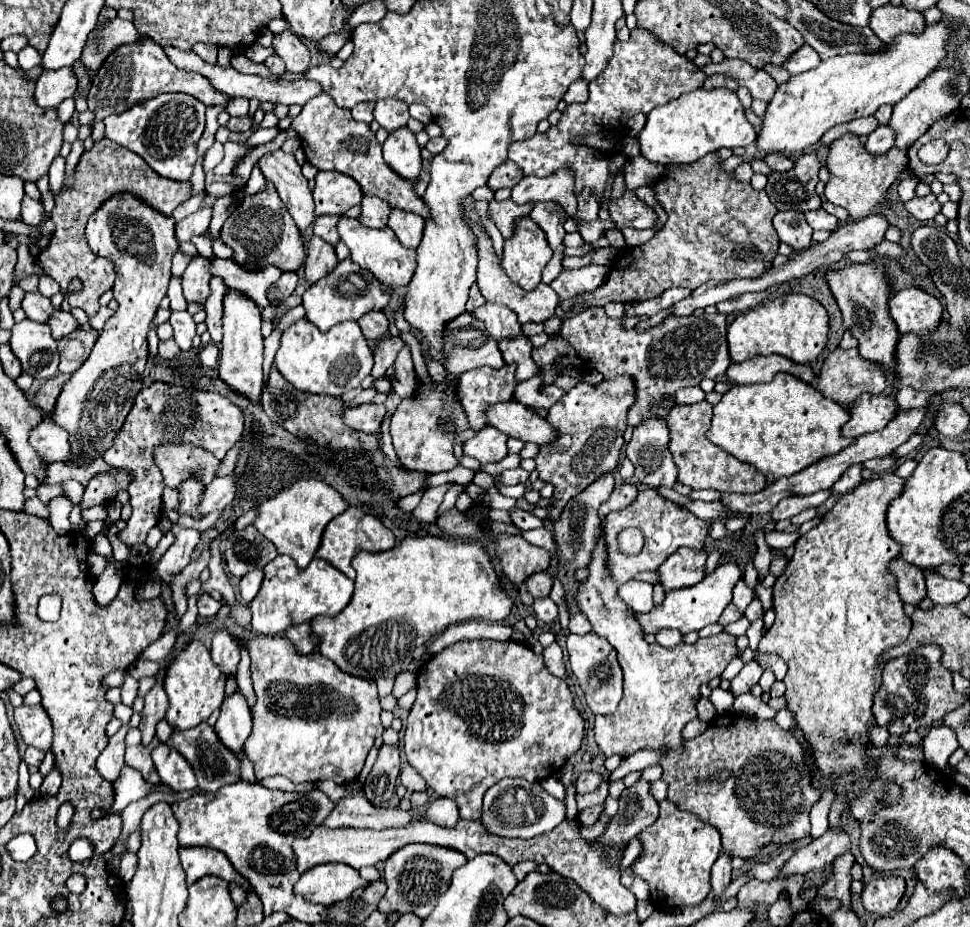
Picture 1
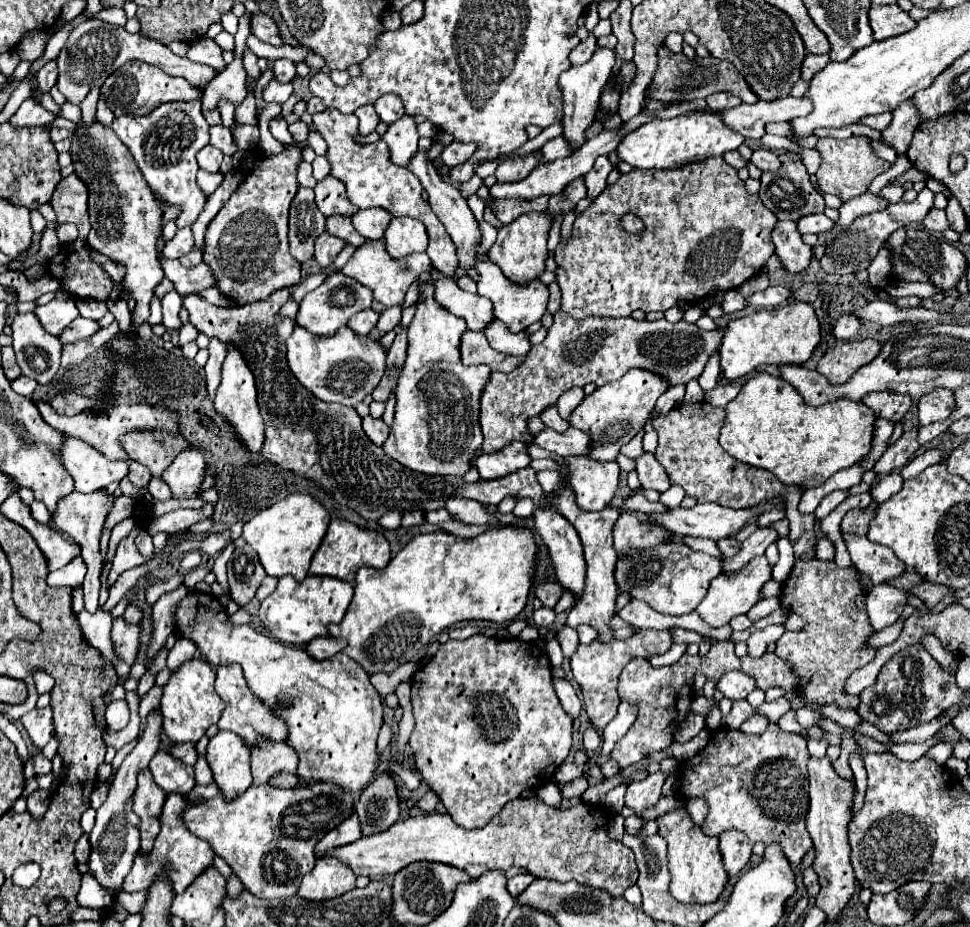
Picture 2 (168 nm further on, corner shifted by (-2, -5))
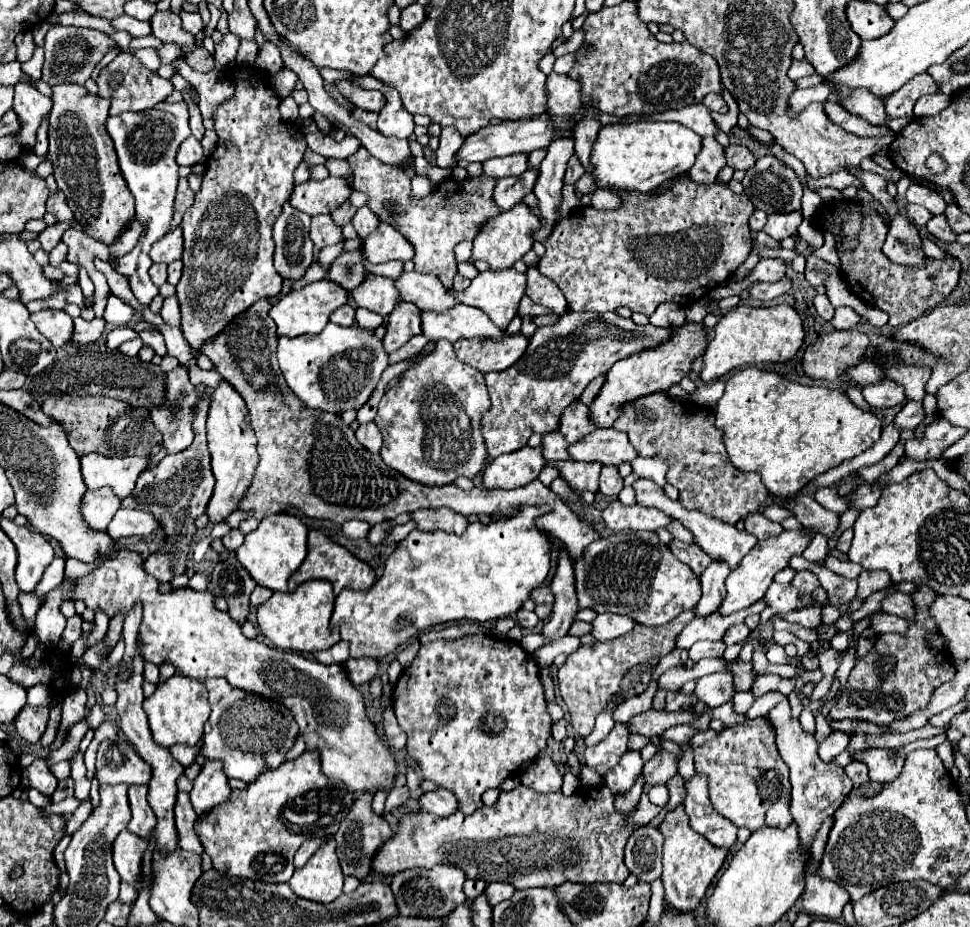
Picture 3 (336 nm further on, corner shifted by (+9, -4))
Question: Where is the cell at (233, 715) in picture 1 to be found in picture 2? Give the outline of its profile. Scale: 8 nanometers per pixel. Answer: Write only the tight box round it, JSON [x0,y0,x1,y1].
[207,730,251,800]

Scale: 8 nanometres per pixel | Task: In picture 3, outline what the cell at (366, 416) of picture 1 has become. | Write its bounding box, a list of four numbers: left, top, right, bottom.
[356,423,382,453]

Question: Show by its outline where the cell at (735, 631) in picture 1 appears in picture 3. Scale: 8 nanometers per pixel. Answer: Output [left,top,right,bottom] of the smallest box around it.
[590,613,636,643]

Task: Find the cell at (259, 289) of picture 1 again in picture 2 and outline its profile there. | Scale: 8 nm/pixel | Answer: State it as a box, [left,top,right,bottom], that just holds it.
[163,260,217,296]

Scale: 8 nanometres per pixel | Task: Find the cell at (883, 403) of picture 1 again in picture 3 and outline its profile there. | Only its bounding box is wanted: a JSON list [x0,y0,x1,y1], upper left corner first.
[862,379,904,409]

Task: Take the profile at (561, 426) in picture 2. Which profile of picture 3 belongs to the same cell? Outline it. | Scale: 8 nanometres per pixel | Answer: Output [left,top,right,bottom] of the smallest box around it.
[542,431,570,461]

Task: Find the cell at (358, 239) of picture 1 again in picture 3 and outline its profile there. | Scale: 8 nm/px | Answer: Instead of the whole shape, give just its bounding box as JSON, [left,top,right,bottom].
[352,275,398,317]

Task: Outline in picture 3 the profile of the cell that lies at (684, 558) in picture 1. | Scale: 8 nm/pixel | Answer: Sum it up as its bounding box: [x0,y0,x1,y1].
[574,531,700,627]

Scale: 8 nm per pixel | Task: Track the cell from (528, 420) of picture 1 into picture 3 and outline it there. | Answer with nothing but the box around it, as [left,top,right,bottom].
[568,429,638,465]

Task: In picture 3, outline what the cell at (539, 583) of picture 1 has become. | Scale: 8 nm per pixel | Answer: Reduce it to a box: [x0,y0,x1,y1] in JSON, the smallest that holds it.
[532,587,554,605]

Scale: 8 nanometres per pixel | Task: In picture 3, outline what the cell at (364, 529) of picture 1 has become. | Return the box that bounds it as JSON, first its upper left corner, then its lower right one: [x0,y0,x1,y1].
[288,529,376,595]

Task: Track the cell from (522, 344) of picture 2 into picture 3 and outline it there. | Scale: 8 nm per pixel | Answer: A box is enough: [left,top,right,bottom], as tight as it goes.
[420,303,506,343]

